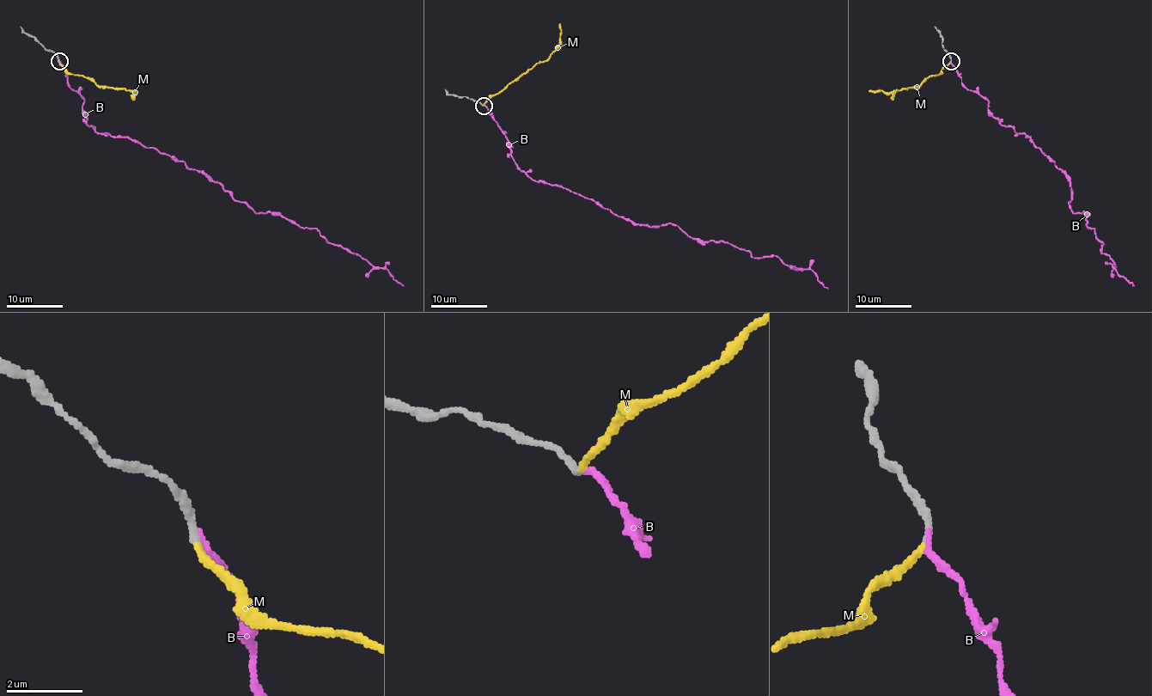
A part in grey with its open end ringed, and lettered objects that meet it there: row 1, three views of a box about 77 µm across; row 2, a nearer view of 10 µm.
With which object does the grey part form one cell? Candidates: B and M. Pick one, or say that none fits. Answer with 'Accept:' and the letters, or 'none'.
Accept: B

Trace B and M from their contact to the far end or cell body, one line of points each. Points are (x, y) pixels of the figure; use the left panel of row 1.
B: (59, 60), (98, 132), (173, 156), (205, 172), (256, 213), (313, 228), (403, 285)
M: (58, 62), (68, 72), (89, 77), (99, 86), (134, 90)

